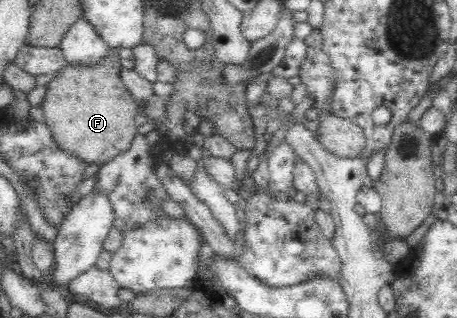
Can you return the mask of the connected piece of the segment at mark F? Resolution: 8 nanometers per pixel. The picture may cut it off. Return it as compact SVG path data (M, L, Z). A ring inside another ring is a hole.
M109 49L94 66L71 64L66 60L47 84L41 104L46 125L58 146L90 164L112 160L130 146L138 133L134 118L139 112L121 79L124 67L118 51Z

